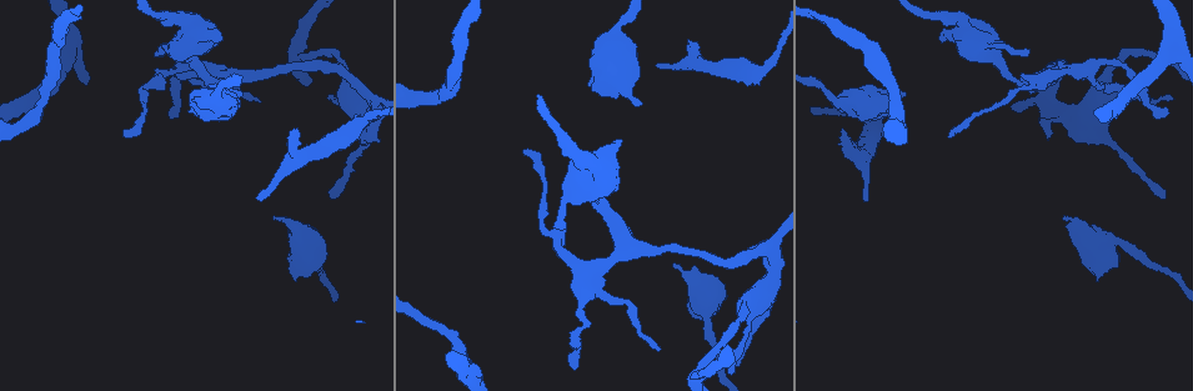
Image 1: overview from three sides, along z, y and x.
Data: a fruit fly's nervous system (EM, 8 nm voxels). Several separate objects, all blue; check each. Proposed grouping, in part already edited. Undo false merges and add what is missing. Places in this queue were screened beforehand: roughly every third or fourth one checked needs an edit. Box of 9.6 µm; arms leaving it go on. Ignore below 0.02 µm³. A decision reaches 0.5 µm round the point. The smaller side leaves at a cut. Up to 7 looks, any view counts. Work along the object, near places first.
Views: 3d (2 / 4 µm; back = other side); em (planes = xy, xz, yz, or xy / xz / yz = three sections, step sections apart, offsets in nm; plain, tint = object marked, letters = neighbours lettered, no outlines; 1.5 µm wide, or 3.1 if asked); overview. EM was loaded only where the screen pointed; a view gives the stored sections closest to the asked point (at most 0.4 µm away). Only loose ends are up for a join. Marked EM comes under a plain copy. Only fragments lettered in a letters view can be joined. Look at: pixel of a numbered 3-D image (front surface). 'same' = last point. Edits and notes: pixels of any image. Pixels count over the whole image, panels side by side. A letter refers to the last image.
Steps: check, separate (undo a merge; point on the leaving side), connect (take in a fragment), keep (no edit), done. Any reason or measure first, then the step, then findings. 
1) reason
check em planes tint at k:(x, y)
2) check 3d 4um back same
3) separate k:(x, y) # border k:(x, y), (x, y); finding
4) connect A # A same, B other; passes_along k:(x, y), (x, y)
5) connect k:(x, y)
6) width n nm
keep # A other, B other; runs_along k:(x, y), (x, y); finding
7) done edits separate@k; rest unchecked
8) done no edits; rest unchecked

check em xy step 8 letters at 1:(738, 365)

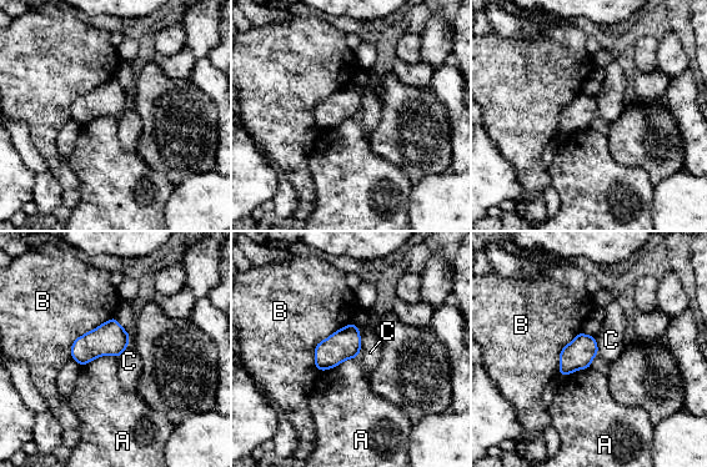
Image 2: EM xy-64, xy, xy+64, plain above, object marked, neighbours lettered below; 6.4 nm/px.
width 190 nm
keep # A other, B other, C other; border 2:(360, 330), (360, 352), (356, 357); no lettered fragment goes on from it

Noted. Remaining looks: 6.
thick end
check 3d 4um at 1:(272, 216)

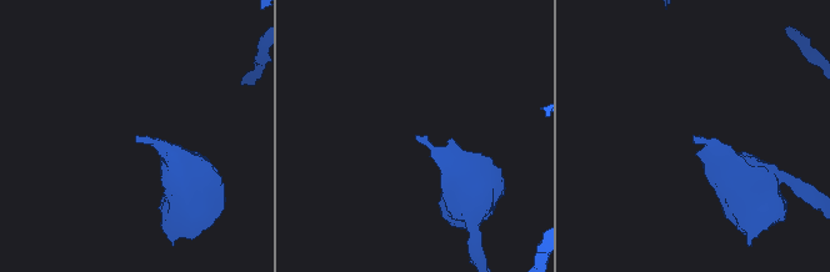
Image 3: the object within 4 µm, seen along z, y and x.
check em xy step 8 letters at 3:(692, 135)

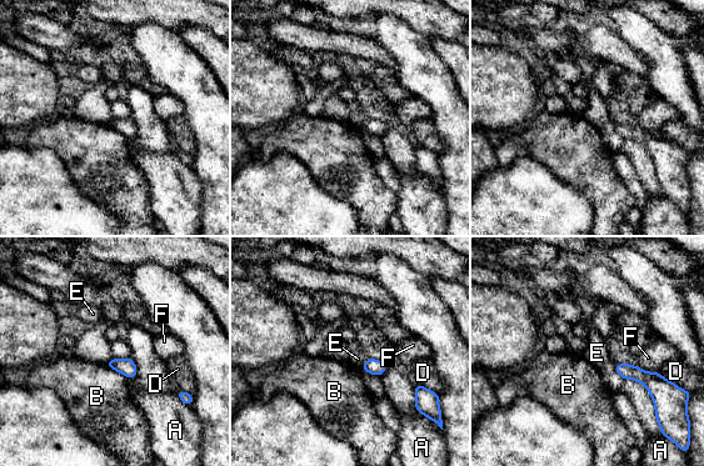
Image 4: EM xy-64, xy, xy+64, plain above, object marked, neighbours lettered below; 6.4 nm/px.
check em planes letters same

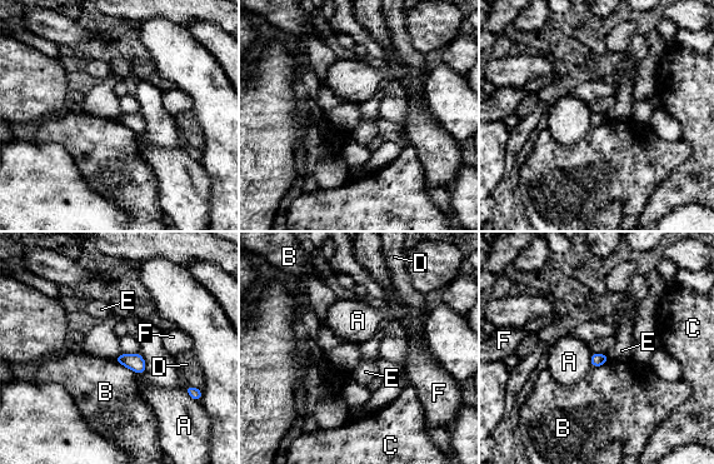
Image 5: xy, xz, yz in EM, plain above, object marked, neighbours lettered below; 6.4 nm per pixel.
longest_contact B 170 nm
keep # A other, B other, C other, D other, E other, F other; border 5:(590, 353), (590, 364), (593, 367); none of them fits

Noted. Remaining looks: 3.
an open end
check 3d 4um at 1:(1047, 139)

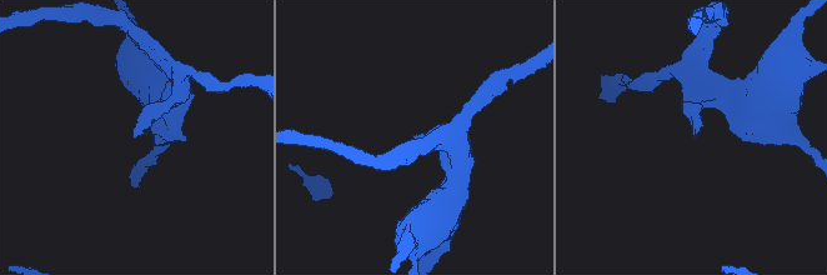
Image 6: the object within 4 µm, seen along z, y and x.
check em planes letters at 6:(692, 134)

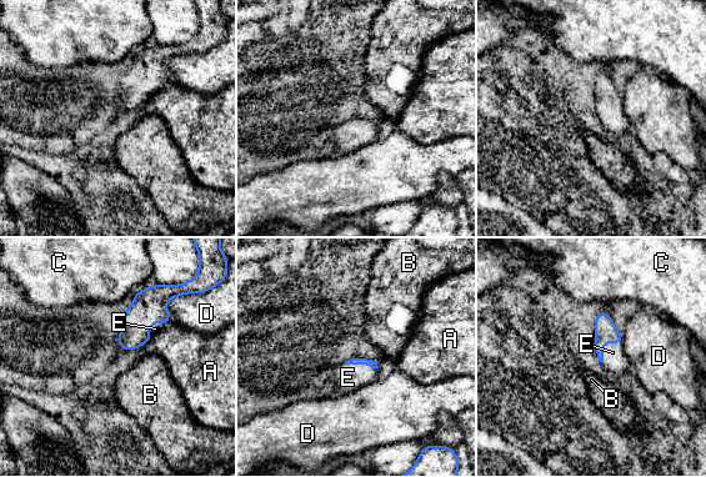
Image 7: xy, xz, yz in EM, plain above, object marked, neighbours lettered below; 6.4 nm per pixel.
connect 7:(615, 360) # A other, B other, C other, D other, E same; passes_along 7:(605, 331), (604, 344), (615, 360); it goes on there

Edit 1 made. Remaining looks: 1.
done edits connect@7; rest unchecked

